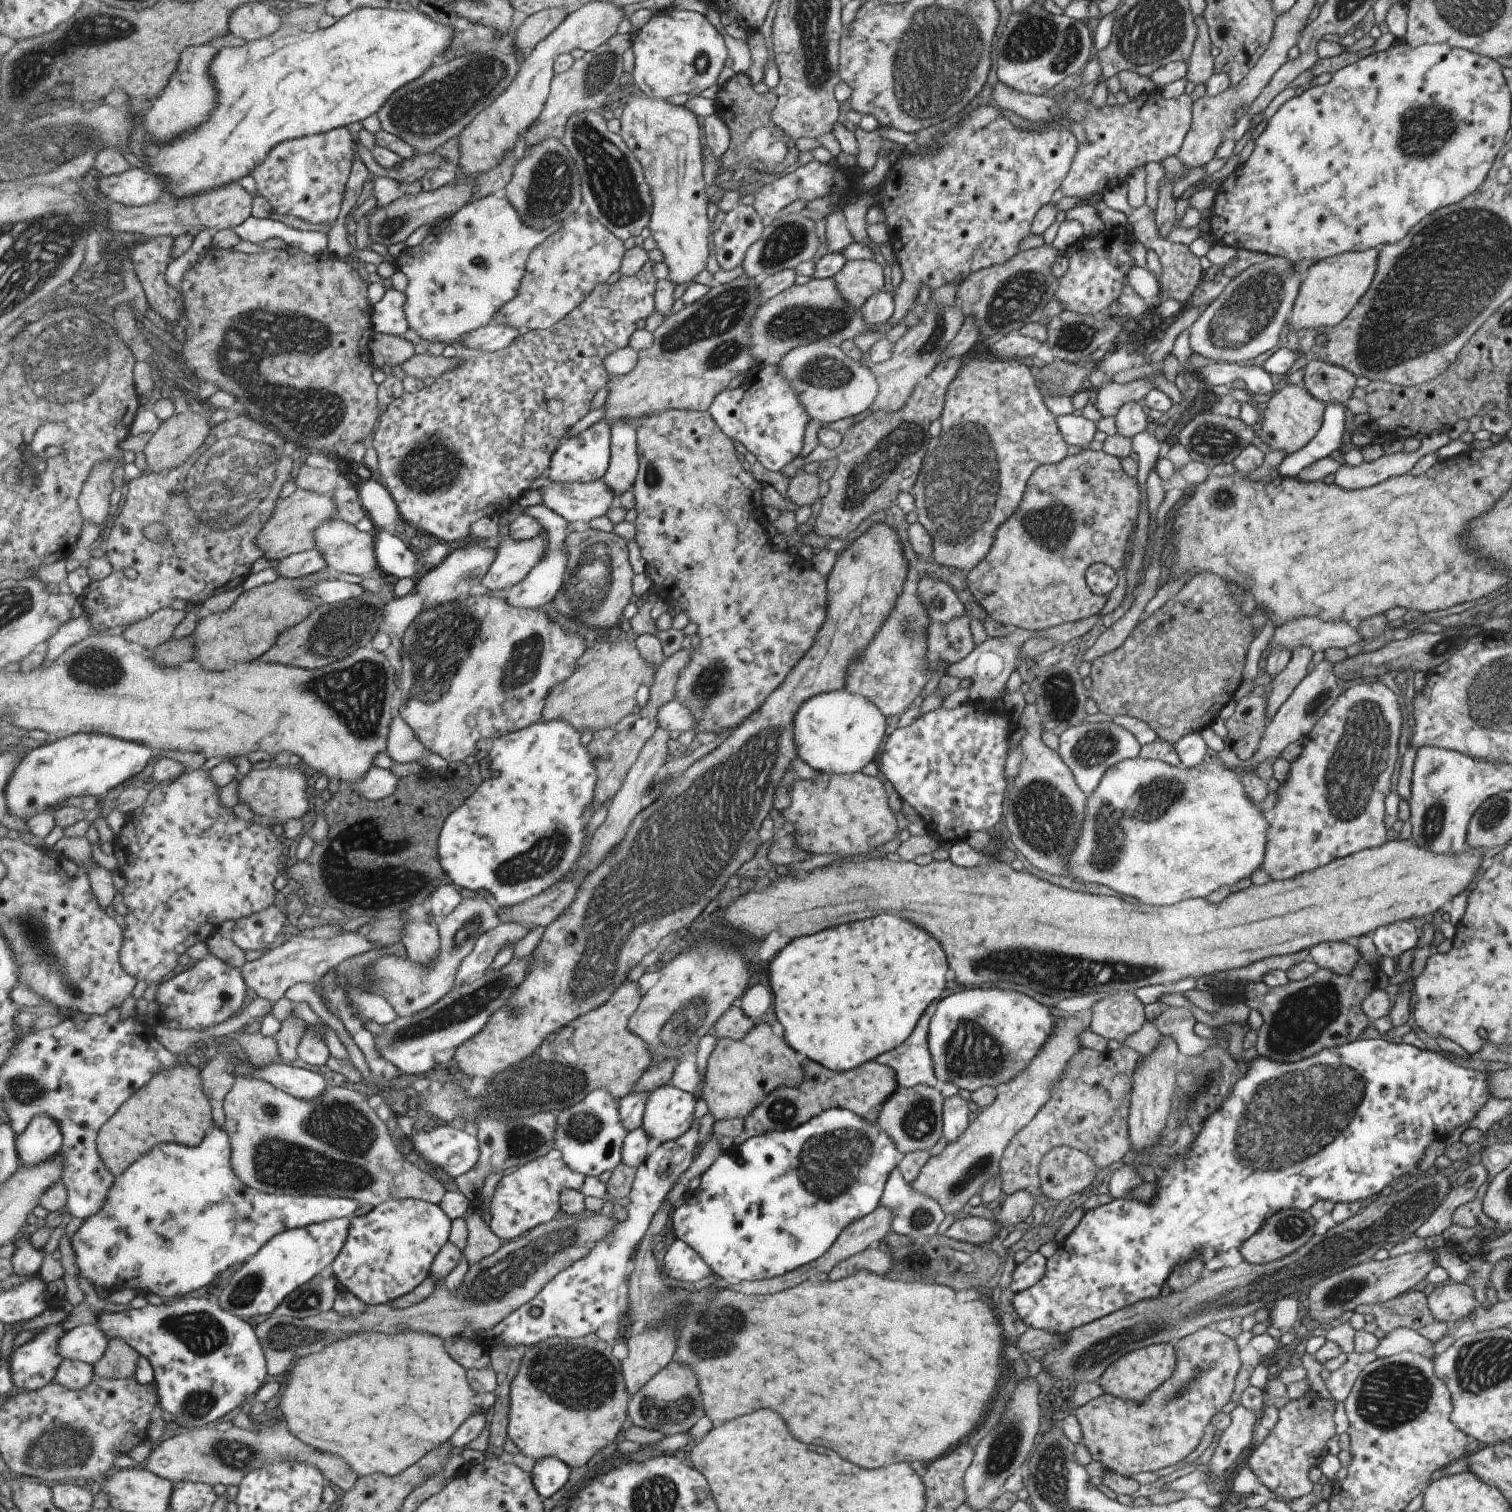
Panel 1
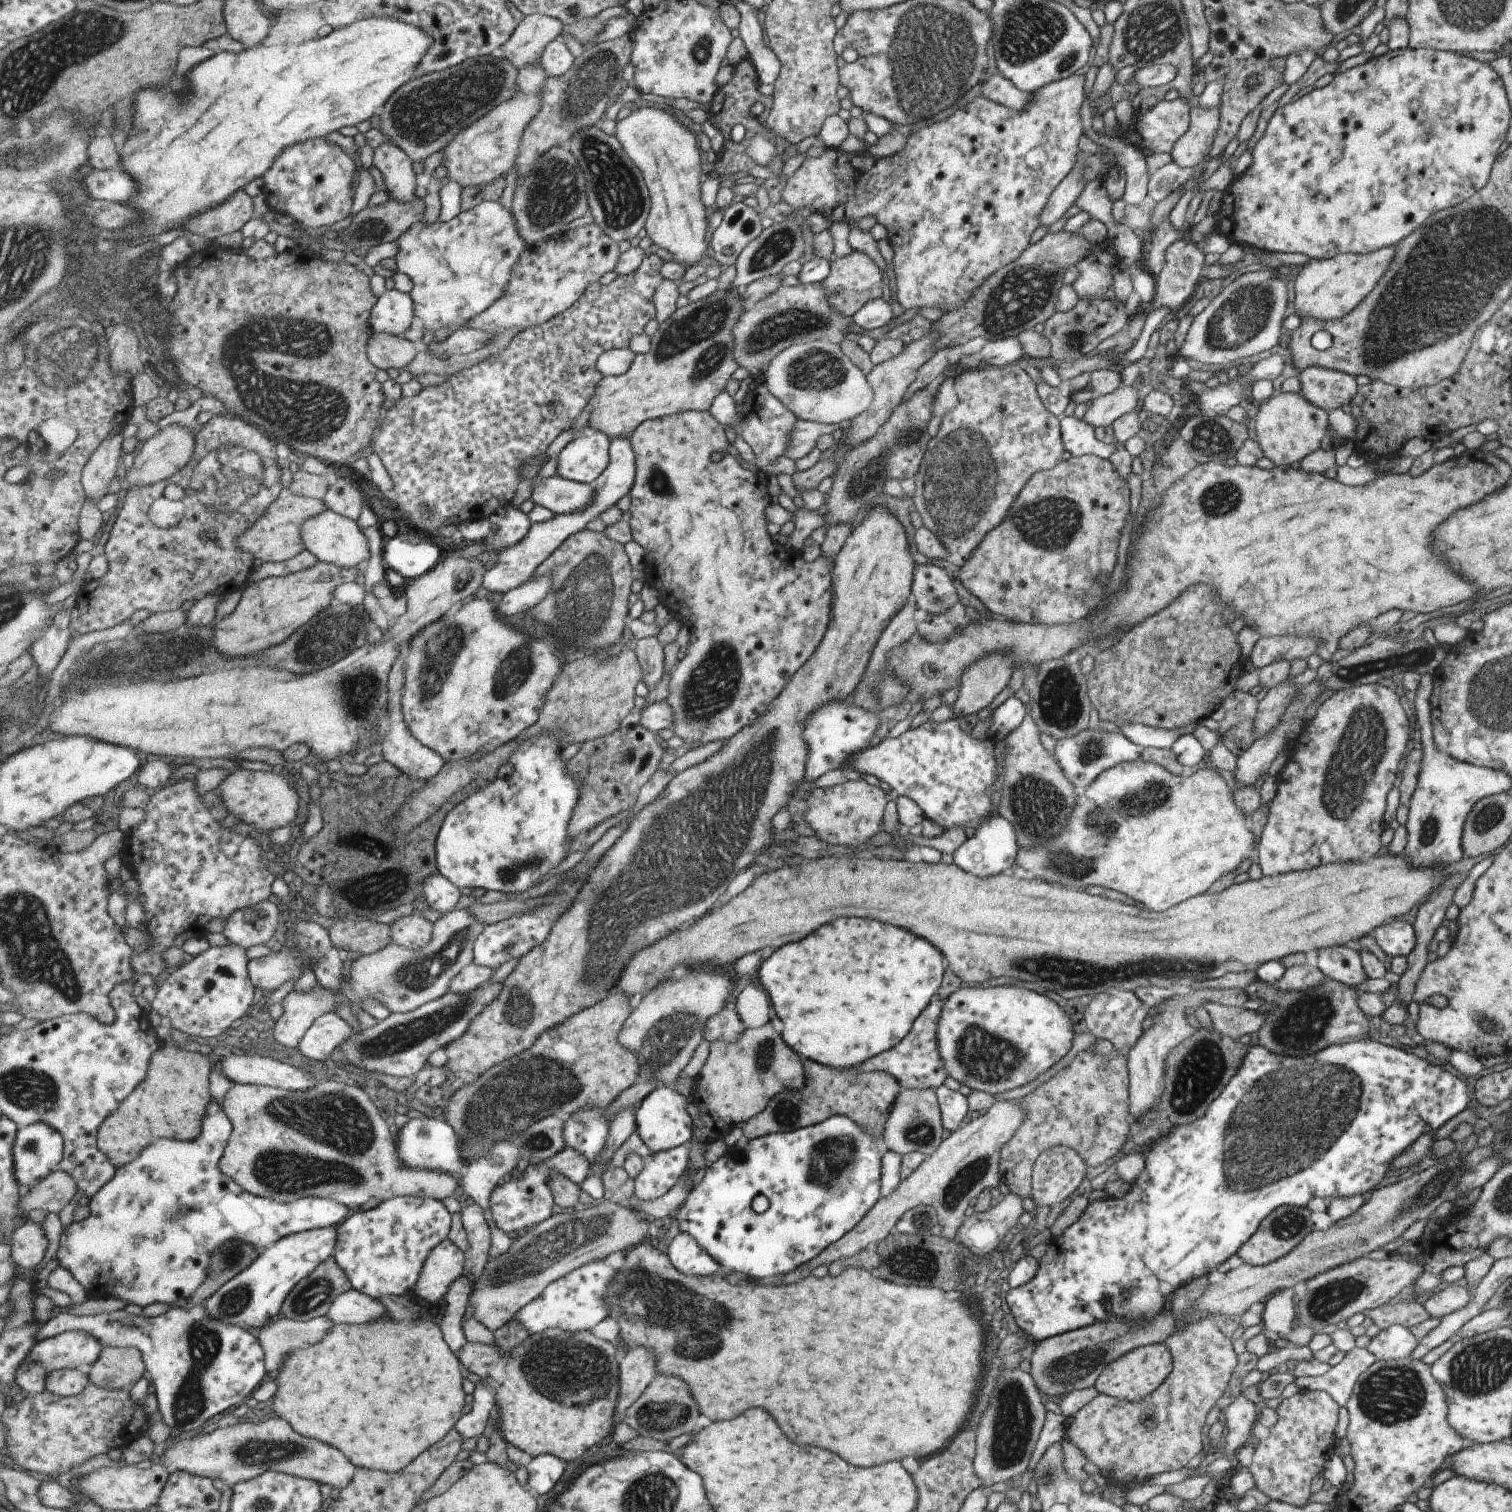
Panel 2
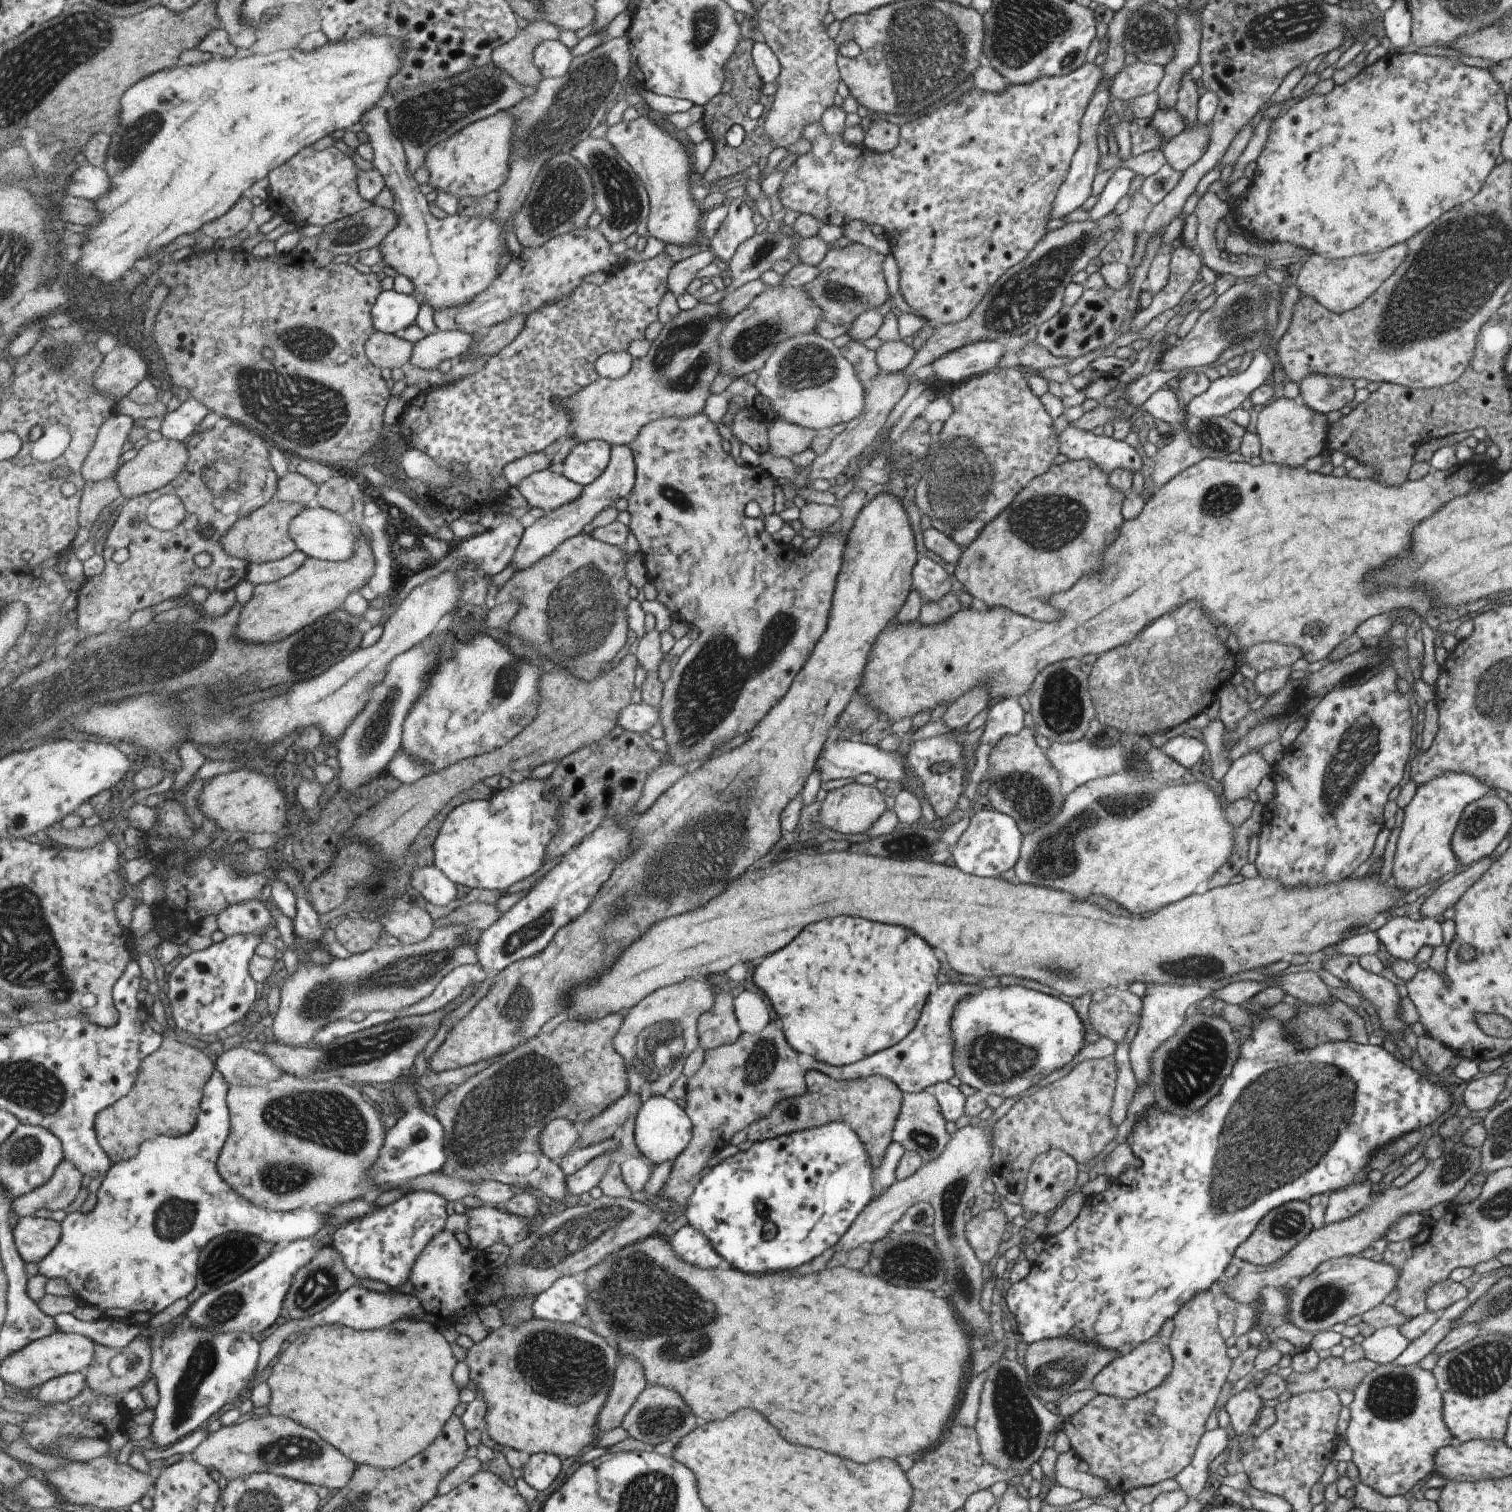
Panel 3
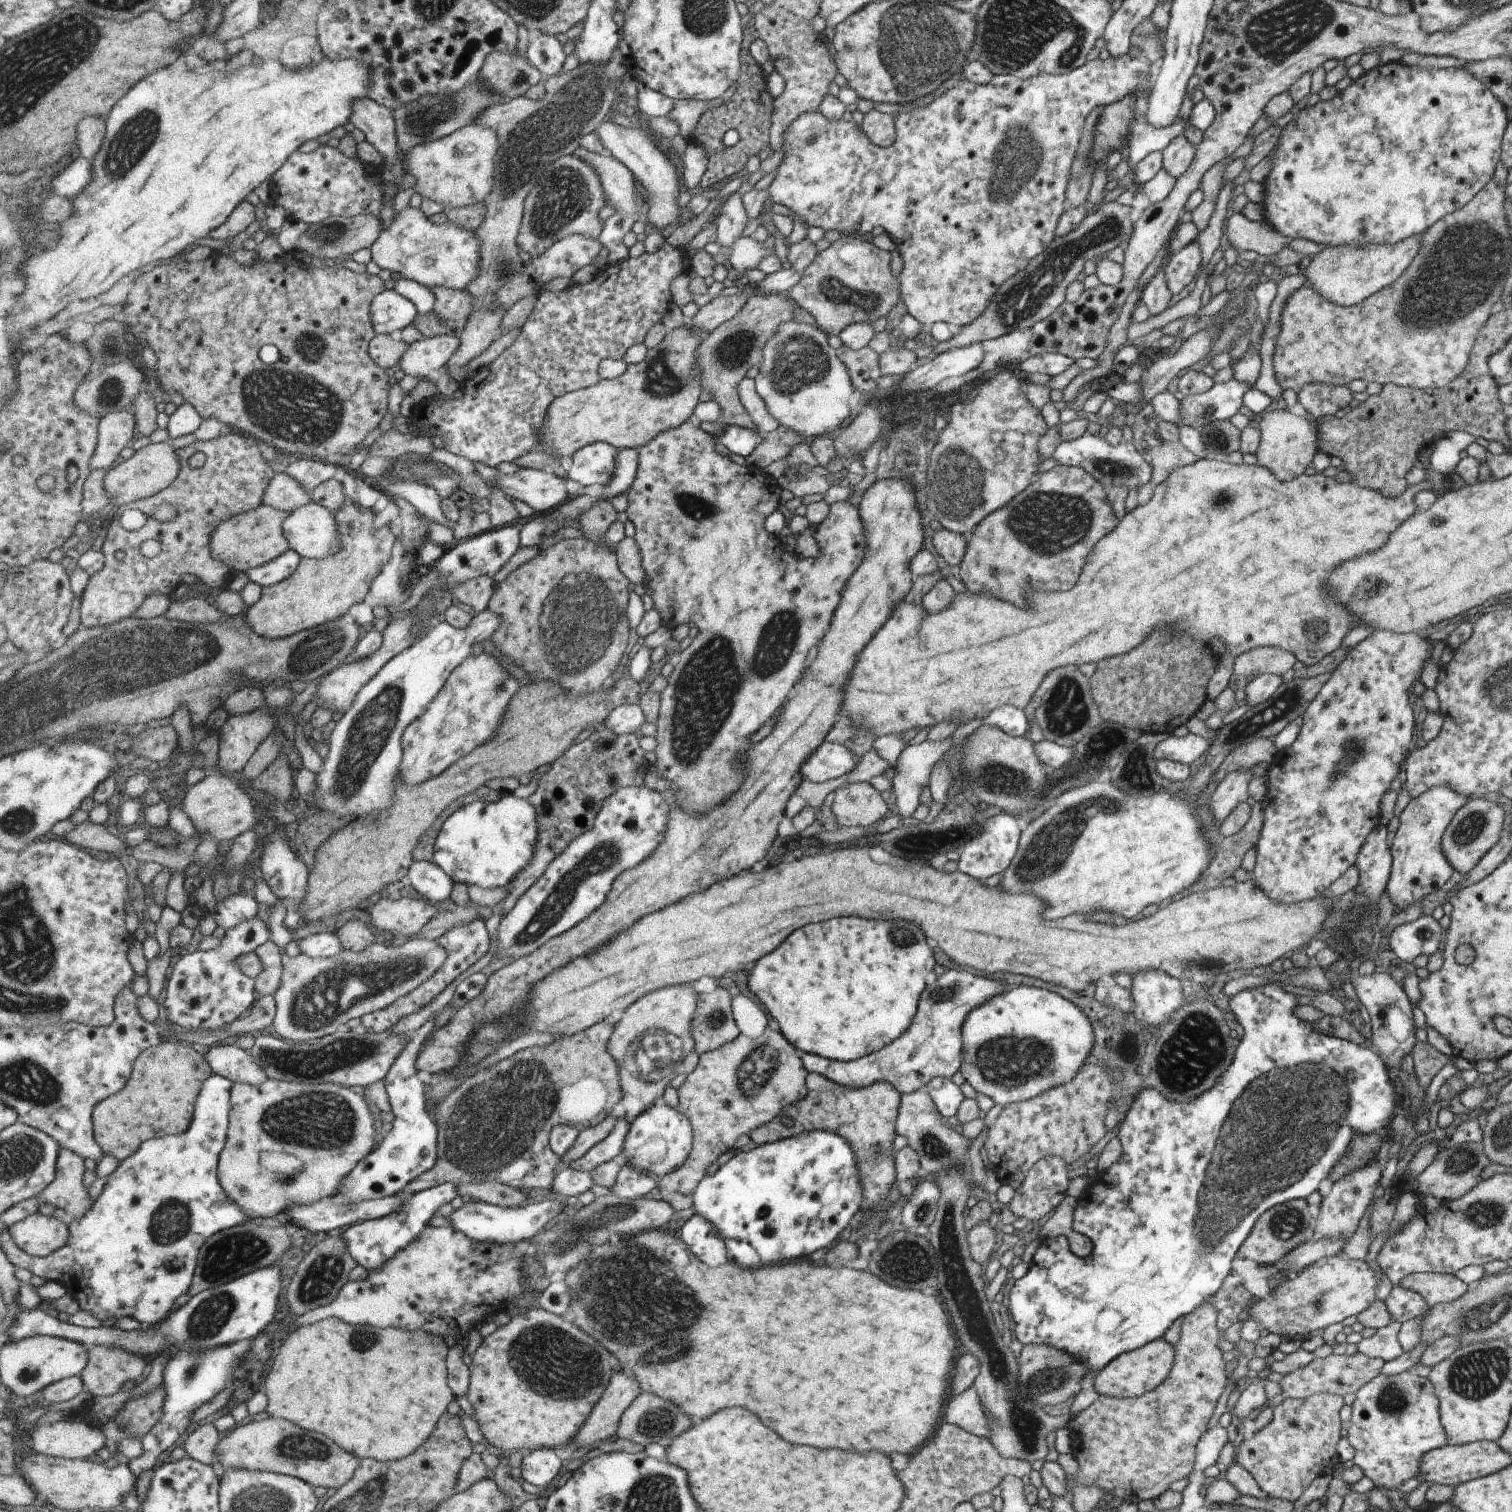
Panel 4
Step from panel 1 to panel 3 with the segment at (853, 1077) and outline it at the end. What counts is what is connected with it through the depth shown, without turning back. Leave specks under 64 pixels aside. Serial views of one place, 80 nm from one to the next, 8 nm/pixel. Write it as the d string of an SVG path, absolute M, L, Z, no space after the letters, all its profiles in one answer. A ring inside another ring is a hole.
M807 1069L804 1081L805 1092L801 1096L780 1100L773 1106L769 1115L749 1126L746 1138L749 1142L757 1143L811 1127L843 1123L861 1141L875 1178L875 1169L881 1164L886 1148L892 1141L892 1128L900 1109L903 1092L882 1076L835 1081L815 1069Z

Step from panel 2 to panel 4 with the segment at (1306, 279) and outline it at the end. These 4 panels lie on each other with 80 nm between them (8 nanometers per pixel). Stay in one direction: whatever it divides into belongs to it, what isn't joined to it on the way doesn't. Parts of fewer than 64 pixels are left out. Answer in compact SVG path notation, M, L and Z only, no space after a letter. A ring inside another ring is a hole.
M1421 234L1389 246L1369 244L1361 248L1326 248L1313 256L1302 275L1309 288L1327 302L1335 306L1353 306L1396 280L1419 252L1419 240Z

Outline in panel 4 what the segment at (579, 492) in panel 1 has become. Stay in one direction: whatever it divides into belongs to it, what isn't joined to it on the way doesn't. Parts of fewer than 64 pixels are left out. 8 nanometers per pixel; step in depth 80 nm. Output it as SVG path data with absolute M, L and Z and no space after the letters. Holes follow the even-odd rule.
M521 469L512 476L502 474L497 480L497 488L508 497L530 505L534 511L549 512L563 507L569 496L567 484L547 470Z

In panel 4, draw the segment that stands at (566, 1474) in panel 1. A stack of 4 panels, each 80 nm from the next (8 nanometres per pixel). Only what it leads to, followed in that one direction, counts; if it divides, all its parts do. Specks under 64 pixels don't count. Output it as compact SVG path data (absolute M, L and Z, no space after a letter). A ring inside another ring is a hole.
M541 1448L524 1453L522 1482L537 1489L547 1488L565 1468L564 1453L554 1448Z

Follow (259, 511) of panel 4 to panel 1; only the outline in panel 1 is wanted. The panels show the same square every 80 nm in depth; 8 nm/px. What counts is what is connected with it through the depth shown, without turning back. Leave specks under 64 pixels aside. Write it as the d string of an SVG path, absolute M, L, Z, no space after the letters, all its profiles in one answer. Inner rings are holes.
M297 488L292 495L278 500L276 510L264 524L256 543L264 550L265 557L278 561L295 553L315 549L314 530L332 519L337 512L332 496Z

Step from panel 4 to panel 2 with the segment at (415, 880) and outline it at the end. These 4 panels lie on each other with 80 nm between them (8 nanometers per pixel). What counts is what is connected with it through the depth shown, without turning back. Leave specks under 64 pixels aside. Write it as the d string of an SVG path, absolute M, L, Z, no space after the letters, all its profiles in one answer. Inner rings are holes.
M441 873L428 876L424 880L423 899L429 904L430 908L447 914L453 911L457 902L461 900L464 890L459 890L456 884L453 884L446 876Z

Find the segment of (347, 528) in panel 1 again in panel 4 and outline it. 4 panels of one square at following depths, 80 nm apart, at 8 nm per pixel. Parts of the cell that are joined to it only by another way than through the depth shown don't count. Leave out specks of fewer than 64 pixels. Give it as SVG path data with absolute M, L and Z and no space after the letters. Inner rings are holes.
M314 501L291 511L285 520L285 536L302 558L329 558L343 548L337 518Z

